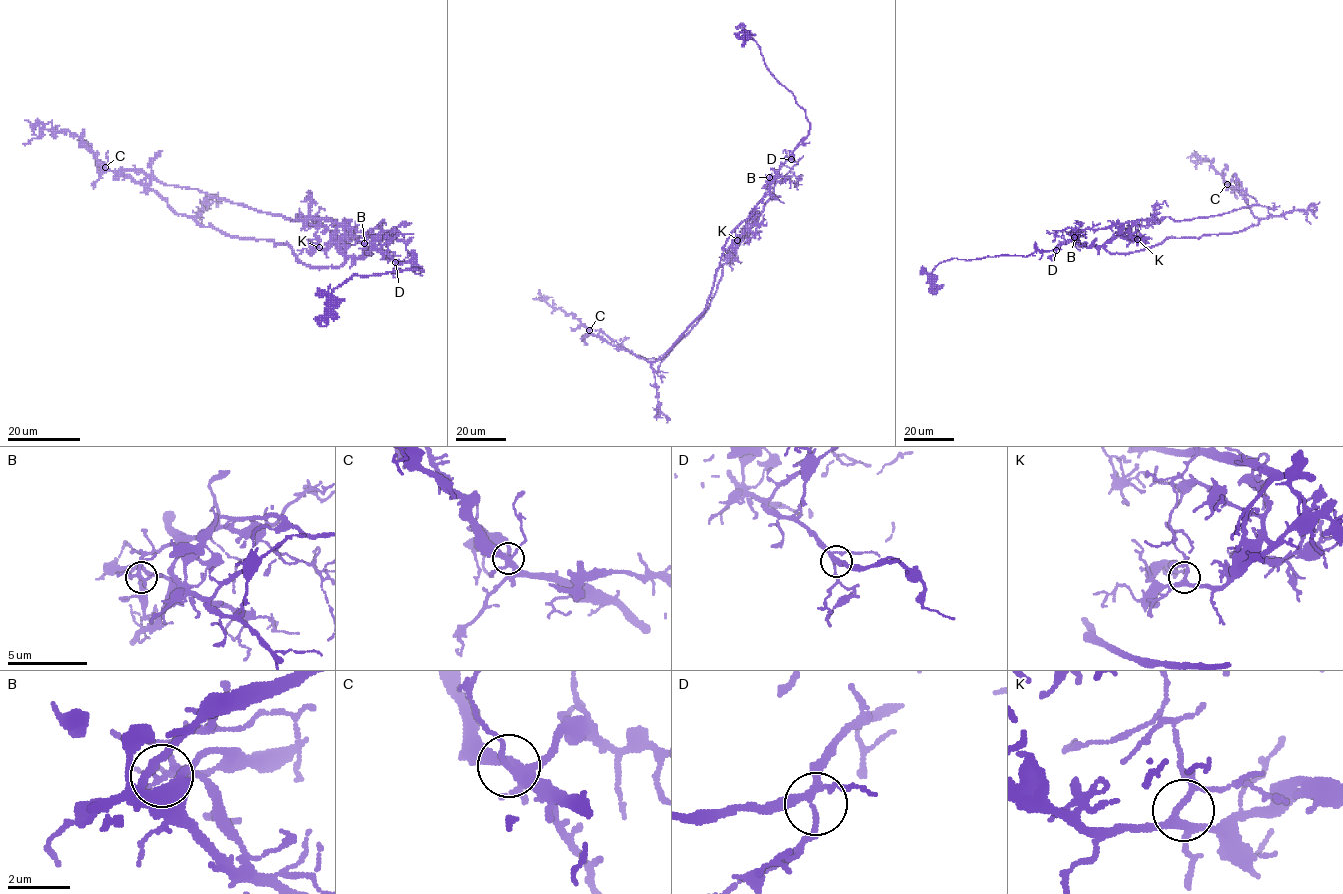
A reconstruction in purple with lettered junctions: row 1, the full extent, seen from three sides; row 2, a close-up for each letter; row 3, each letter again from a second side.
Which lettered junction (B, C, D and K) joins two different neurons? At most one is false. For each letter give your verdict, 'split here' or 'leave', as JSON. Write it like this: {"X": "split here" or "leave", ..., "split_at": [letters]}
{"B": "split here", "C": "leave", "D": "leave", "K": "leave", "split_at": ["B"]}

